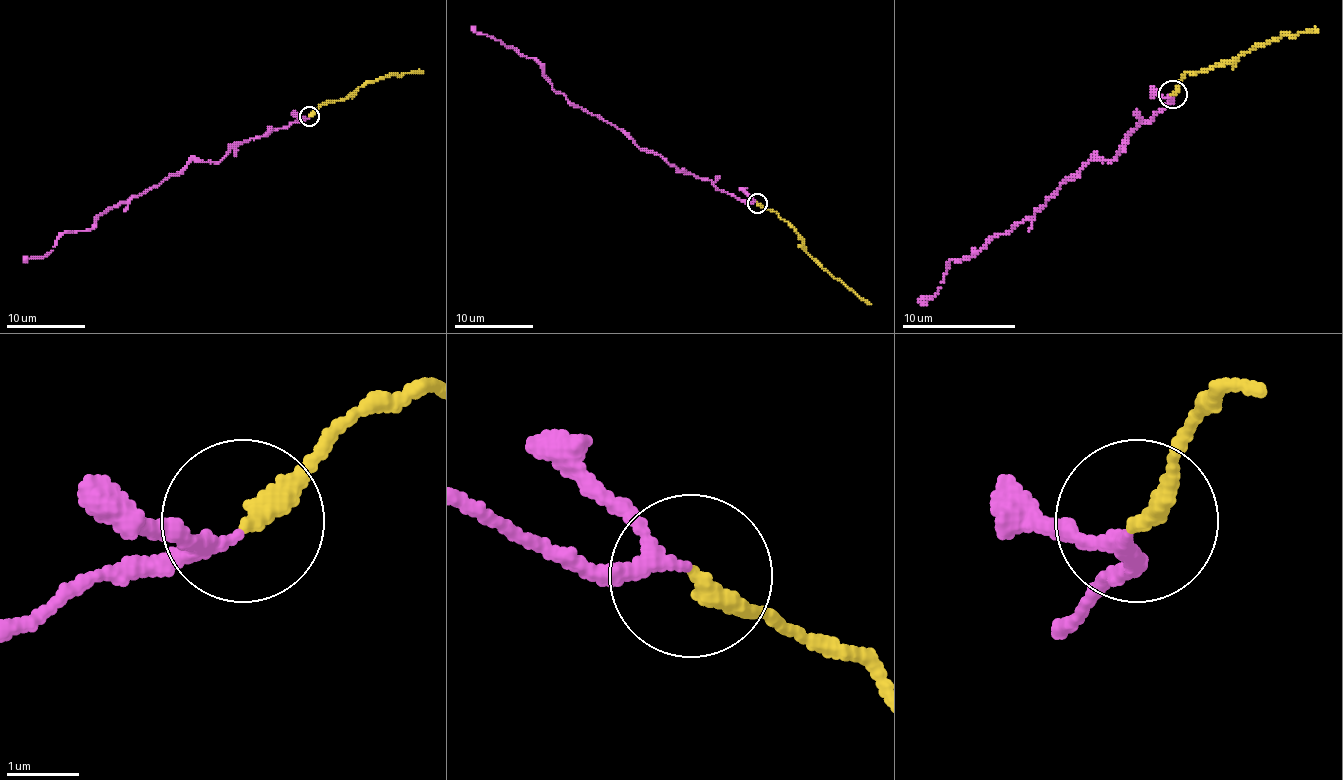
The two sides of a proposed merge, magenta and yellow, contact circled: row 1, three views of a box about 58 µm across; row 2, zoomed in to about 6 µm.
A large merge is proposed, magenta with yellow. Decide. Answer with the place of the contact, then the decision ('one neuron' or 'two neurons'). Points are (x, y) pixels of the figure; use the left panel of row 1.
place (309, 116); one neuron

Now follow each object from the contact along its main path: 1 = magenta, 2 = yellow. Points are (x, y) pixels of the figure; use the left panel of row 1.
1: (309, 116), (238, 142), (218, 162), (192, 160), (110, 207), (84, 231), (66, 231), (51, 252), (23, 260)
2: (309, 116), (328, 100), (344, 100), (388, 75), (423, 71)

